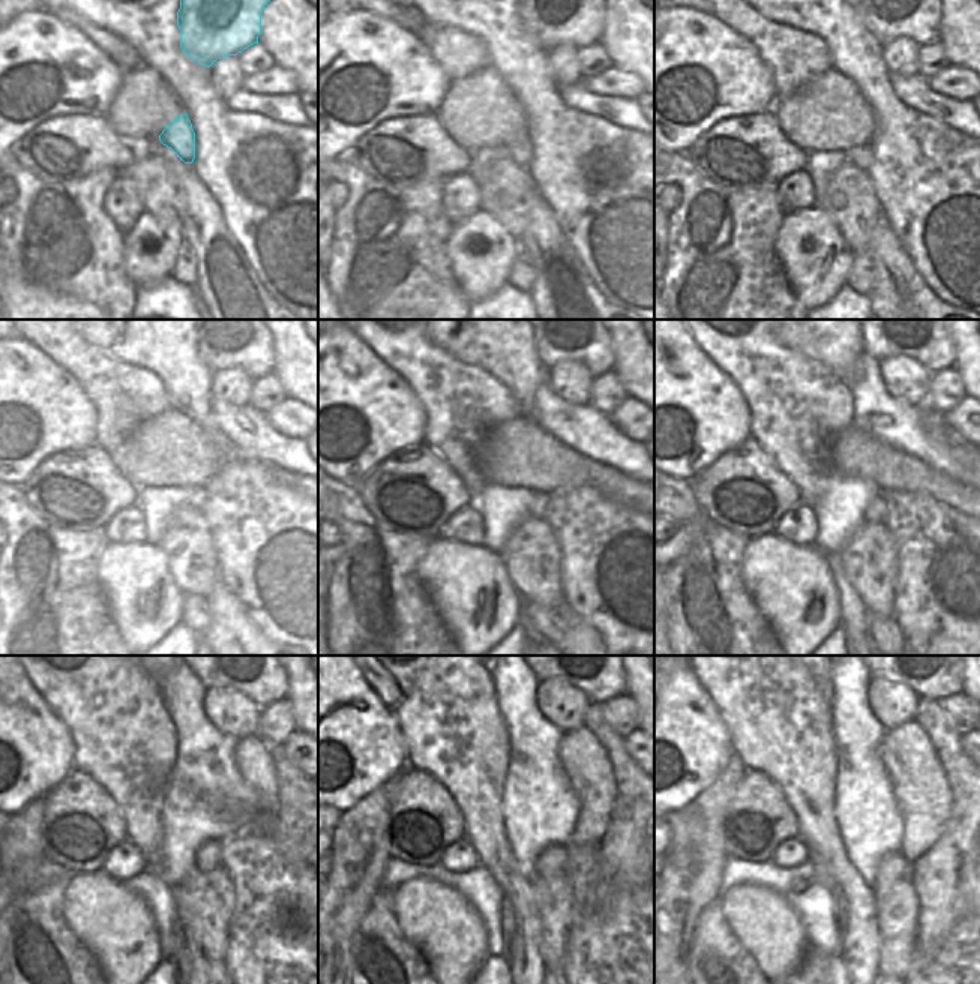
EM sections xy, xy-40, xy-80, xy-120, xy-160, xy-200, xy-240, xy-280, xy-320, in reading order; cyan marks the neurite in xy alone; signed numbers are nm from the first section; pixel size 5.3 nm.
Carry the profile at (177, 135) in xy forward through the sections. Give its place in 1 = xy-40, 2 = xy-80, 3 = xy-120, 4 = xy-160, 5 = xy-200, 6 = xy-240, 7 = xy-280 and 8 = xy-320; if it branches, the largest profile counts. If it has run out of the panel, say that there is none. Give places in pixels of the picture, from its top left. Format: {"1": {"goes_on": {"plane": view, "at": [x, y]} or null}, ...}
{"1": {"goes_on": {"plane": "xy-40", "at": [520, 150]}}, "2": {"goes_on": {"plane": "xy-80", "at": [860, 156]}}, "3": {"goes_on": {"plane": "xy-120", "at": [197, 498]}}, "4": {"goes_on": {"plane": "xy-160", "at": [538, 510]}}, "5": {"goes_on": {"plane": "xy-200", "at": [877, 512]}}, "6": {"goes_on": {"plane": "xy-240", "at": [209, 857]}}, "7": {"goes_on": {"plane": "xy-280", "at": [553, 860]}}, "8": {"goes_on": {"plane": "xy-320", "at": [893, 867]}}}

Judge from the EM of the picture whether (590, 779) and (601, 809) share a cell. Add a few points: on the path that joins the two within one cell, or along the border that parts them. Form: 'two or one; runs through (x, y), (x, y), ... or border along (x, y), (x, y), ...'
one; runs through (595, 786), (596, 801)

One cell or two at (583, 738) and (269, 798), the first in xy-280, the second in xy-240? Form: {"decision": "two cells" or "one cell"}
{"decision": "one cell"}

